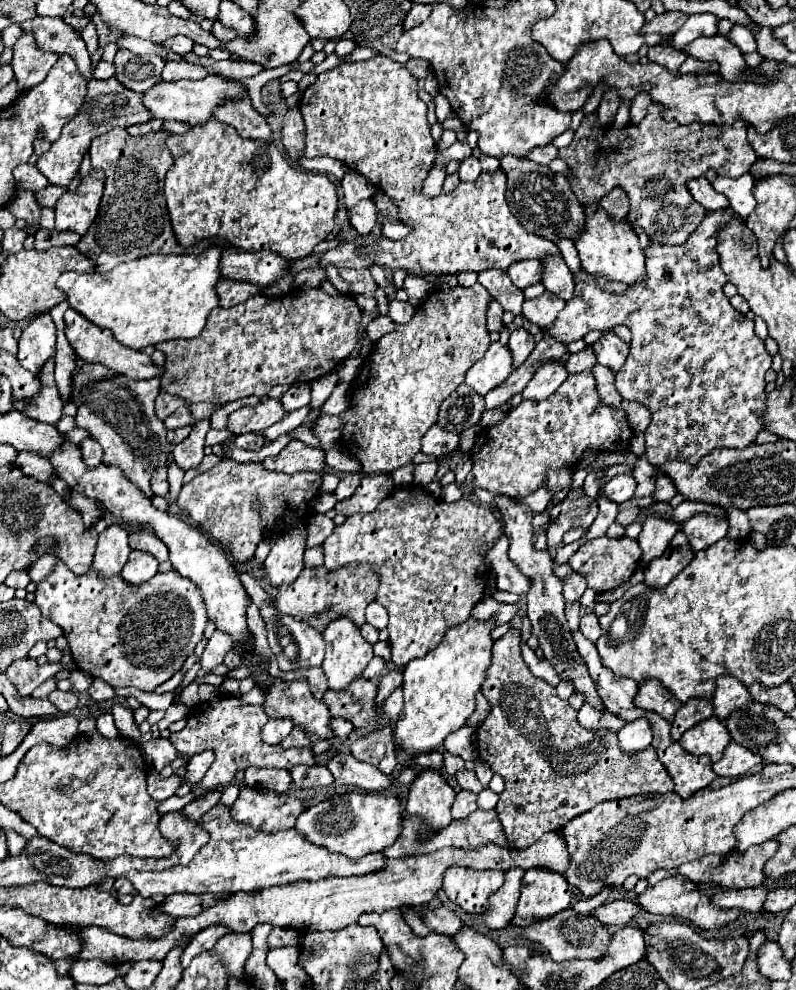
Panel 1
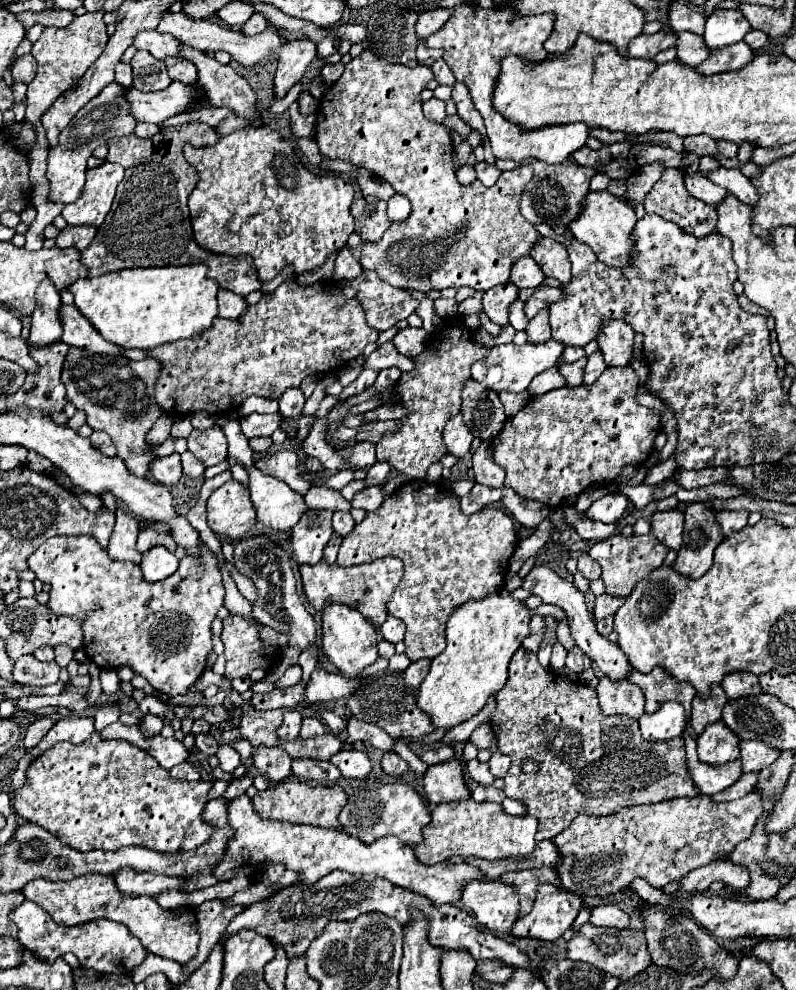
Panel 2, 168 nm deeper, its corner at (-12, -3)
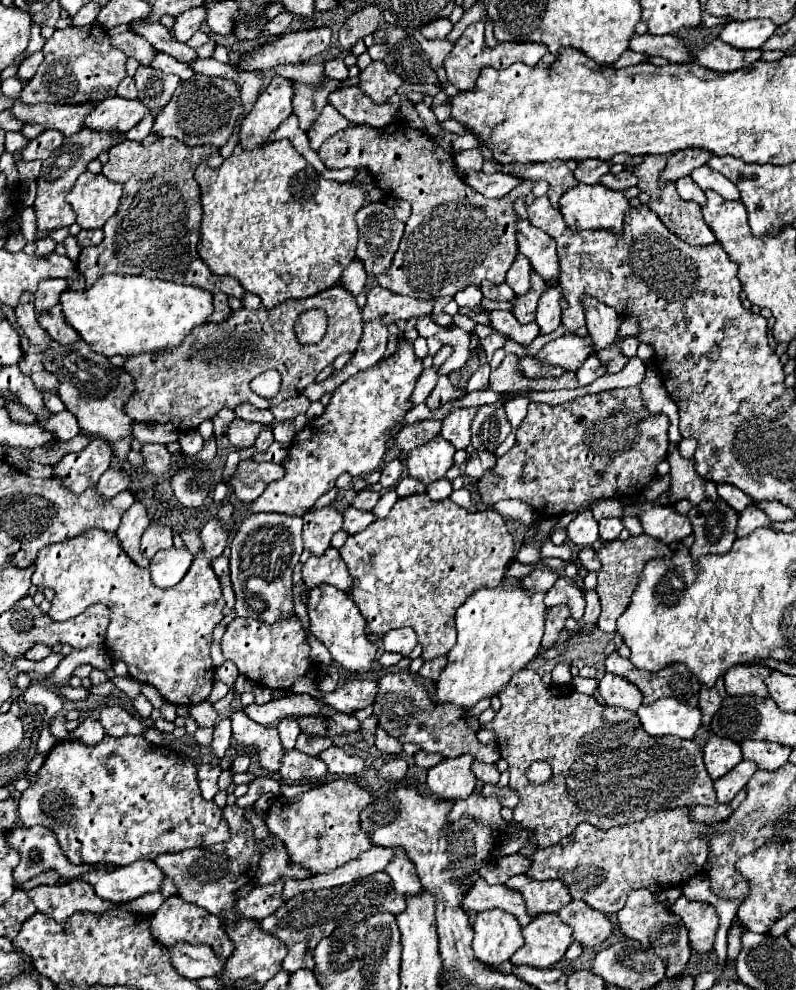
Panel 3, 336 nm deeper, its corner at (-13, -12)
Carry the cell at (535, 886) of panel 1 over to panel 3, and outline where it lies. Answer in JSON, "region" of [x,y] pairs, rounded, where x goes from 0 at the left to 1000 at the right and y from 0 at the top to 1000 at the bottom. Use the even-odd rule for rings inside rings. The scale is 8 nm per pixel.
{"region":[[[676,923],[661,937],[656,937],[658,956],[651,960],[641,972],[646,976],[671,976],[691,978],[711,964],[716,949],[716,937],[706,933],[701,923]]]}

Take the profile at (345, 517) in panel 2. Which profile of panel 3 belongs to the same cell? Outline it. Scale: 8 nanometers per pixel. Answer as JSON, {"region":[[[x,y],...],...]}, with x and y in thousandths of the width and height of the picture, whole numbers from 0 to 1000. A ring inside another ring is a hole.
{"region":[[[437,513],[432,517],[432,535],[440,537],[440,539],[447,539],[447,537],[455,537],[457,533],[462,533],[467,527],[472,525],[470,517],[462,517],[462,515],[450,515],[450,513]]]}

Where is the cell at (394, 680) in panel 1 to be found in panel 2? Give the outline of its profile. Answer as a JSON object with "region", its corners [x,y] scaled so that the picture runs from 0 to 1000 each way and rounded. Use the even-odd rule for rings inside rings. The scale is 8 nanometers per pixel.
{"region":[[[529,666],[529,668],[524,668],[524,670],[516,670],[511,676],[509,676],[509,680],[506,680],[506,688],[509,688],[509,692],[514,692],[514,694],[526,694],[526,690],[529,690],[529,686],[534,684],[534,678],[539,678],[539,670],[541,670],[541,666]]]}

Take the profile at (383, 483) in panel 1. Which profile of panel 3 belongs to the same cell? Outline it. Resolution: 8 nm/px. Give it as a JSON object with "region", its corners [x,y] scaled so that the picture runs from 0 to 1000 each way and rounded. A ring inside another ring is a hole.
{"region":[[[455,495],[455,497],[450,497],[447,503],[442,505],[442,511],[450,513],[450,515],[467,515],[467,513],[472,511],[475,503],[477,503],[475,497],[470,497],[470,495]]]}

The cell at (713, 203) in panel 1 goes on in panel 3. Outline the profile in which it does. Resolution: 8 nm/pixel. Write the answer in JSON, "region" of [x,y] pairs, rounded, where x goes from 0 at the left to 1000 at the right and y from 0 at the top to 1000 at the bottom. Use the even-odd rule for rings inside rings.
{"region":[[[859,178],[859,180],[852,180],[849,182],[849,190],[852,190],[852,198],[857,202],[869,202],[874,206],[884,206],[887,200],[884,200],[884,194],[872,186],[872,182],[867,182],[867,178]]]}

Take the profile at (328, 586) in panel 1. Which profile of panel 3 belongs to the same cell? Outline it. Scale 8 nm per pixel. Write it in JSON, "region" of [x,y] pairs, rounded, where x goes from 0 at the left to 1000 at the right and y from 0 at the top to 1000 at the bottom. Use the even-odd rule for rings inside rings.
{"region":[[[410,554],[405,562],[389,562],[379,574],[379,582],[384,588],[384,594],[399,592],[399,590],[417,590],[432,598],[440,596],[442,584],[437,580],[437,574],[432,566],[427,564],[422,554]]]}

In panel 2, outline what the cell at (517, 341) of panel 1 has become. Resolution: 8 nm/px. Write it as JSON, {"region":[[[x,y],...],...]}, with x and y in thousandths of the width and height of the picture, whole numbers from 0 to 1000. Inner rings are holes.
{"region":[[[677,314],[662,328],[662,338],[665,346],[687,346],[692,342],[692,330],[690,330],[690,314]]]}

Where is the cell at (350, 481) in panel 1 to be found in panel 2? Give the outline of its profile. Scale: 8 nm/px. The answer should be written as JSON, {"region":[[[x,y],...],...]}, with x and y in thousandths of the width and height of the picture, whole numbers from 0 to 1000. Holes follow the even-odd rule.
{"region":[[[474,466],[469,472],[461,474],[461,482],[459,482],[459,492],[471,492],[471,490],[481,490],[489,482],[491,472],[486,468]]]}

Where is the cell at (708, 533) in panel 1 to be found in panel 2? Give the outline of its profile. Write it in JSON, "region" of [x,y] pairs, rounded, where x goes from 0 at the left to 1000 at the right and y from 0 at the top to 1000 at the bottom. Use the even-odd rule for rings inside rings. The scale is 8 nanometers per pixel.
{"region":[[[901,516],[898,518],[898,524],[906,530],[908,540],[931,536],[938,530],[938,522],[941,522],[938,516]]]}

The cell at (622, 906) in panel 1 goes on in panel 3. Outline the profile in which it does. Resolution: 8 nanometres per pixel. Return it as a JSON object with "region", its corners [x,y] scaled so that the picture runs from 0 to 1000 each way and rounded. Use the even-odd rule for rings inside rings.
{"region":[[[719,909],[711,917],[701,921],[706,923],[706,931],[711,931],[721,943],[721,952],[726,952],[734,960],[744,956],[754,956],[766,943],[769,933],[759,921],[744,919],[739,913],[731,913],[731,909]]]}

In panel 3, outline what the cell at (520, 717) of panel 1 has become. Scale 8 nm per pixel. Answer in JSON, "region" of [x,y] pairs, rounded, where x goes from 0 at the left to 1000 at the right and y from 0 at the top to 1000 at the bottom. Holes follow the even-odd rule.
{"region":[[[663,675],[643,683],[636,697],[628,701],[628,707],[631,715],[623,719],[621,727],[606,735],[623,739],[628,762],[641,774],[641,796],[653,804],[653,810],[646,816],[646,828],[673,844],[678,857],[701,853],[731,830],[764,838],[809,828],[829,818],[902,812],[897,790],[882,770],[879,754],[872,747],[854,747],[847,743],[824,745],[812,741],[799,719],[756,713],[746,703],[729,701],[719,693],[683,693],[678,683]],[[673,768],[683,768],[693,776],[693,786],[683,794],[671,794],[661,784],[663,774]]]}

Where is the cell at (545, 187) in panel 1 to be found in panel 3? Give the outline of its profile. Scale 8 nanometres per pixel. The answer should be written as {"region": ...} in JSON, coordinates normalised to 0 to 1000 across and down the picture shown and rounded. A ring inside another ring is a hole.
{"region":[[[698,162],[696,166],[636,166],[631,174],[641,174],[661,182],[686,182],[691,186],[688,190],[691,206],[701,210],[704,198],[714,190],[726,186],[726,182],[721,180],[721,172],[724,172],[721,162],[714,162],[714,164]]]}

